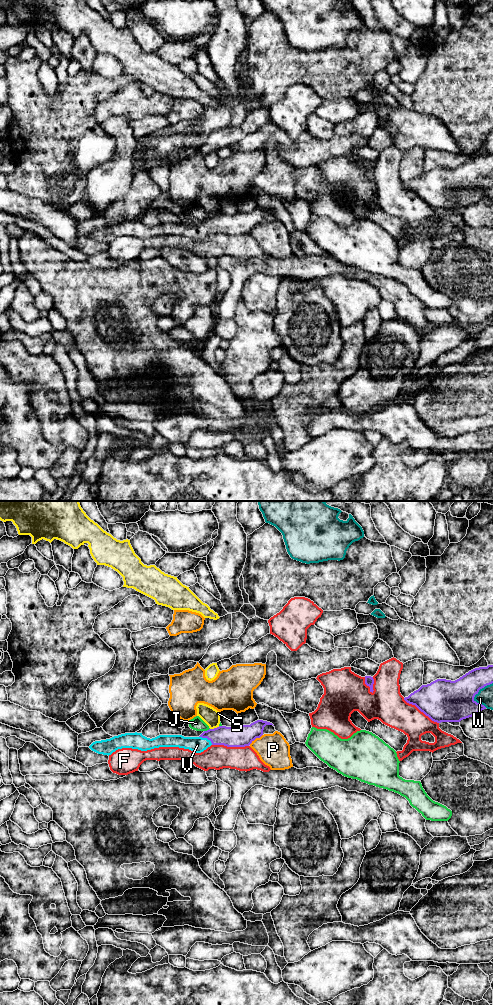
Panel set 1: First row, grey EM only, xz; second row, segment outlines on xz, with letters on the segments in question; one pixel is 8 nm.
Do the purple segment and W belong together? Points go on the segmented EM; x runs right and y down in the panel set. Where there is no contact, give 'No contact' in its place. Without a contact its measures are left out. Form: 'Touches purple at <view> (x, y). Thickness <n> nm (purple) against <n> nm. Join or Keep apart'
Touches purple at xz (480, 688). Thickness 340 nm (purple) against 130 nm. Keep apart

